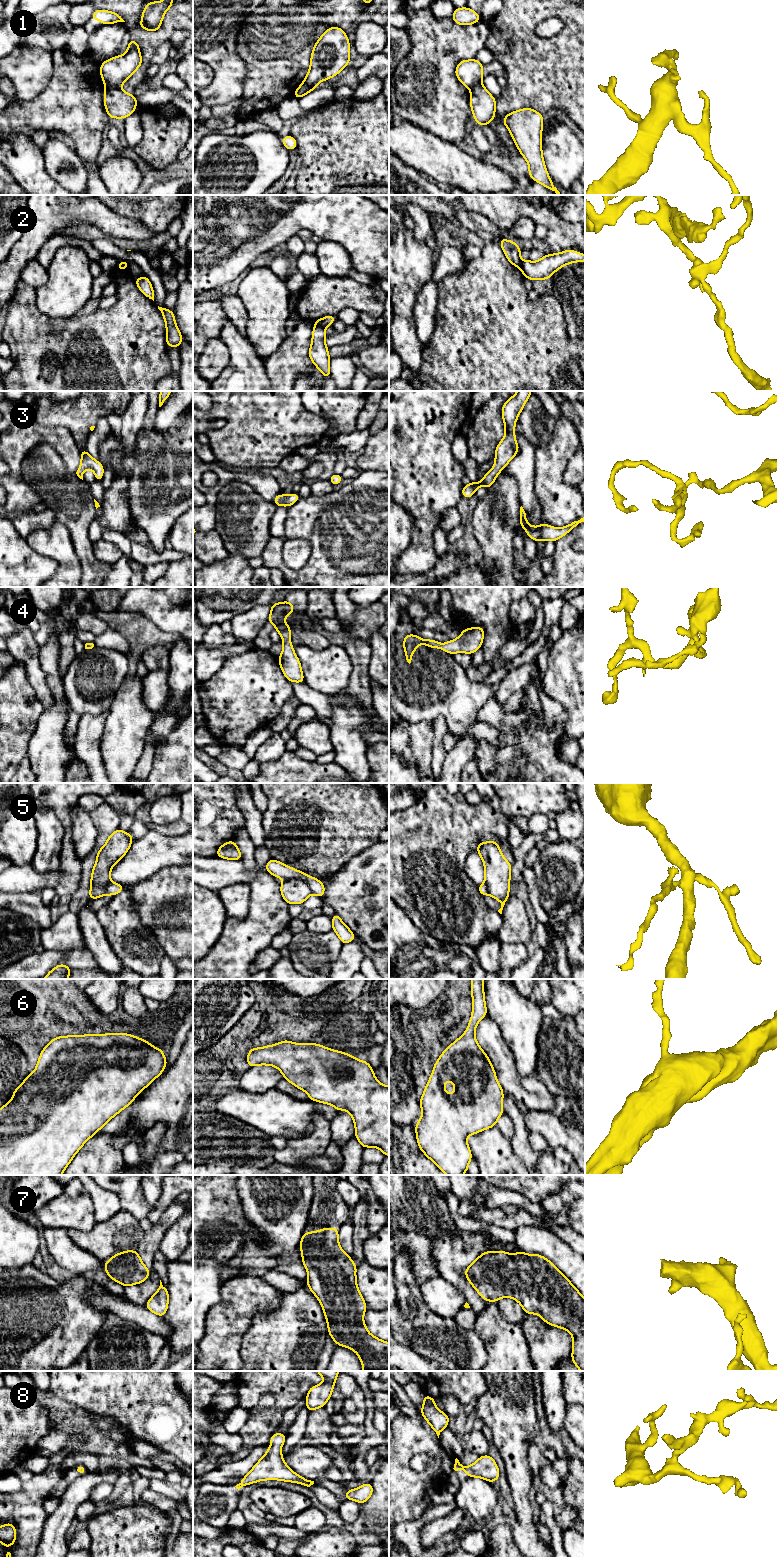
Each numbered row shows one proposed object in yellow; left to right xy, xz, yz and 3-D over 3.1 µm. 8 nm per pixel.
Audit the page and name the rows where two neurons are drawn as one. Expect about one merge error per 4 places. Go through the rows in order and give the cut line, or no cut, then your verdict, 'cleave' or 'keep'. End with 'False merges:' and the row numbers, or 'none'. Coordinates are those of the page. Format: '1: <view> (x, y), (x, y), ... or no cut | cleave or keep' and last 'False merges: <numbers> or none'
1: xy (105, 84), (119, 88) | cleave
2: xz (315, 325), (323, 328) | cleave
3: no cut | keep
4: no cut | keep
5: xz (286, 879), (302, 879), (312, 892) | cleave
6: no cut | keep
7: no cut | keep
8: no cut | keep
False merges: 1, 2, 5

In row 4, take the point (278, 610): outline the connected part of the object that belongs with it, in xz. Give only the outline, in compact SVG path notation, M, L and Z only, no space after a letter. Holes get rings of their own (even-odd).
M287 600L281 603L273 603L271 605L271 613L268 617L268 622L275 626L275 629L283 639L283 650L278 657L278 662L284 676L290 682L304 683L301 663L296 656L290 641L290 625L283 621L283 618L291 615L294 609L294 605Z

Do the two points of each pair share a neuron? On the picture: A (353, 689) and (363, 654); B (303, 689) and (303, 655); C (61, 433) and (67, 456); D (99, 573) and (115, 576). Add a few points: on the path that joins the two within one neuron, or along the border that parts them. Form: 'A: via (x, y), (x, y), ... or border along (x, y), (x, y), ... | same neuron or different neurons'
A: via (359, 680), (361, 677), (361, 663) | same neuron
B: border along (304, 682), (314, 690), (325, 694) | different neurons
C: via (61, 439), (67, 450) | same neuron
D: border along (112, 565), (112, 568), (105, 576) | different neurons

